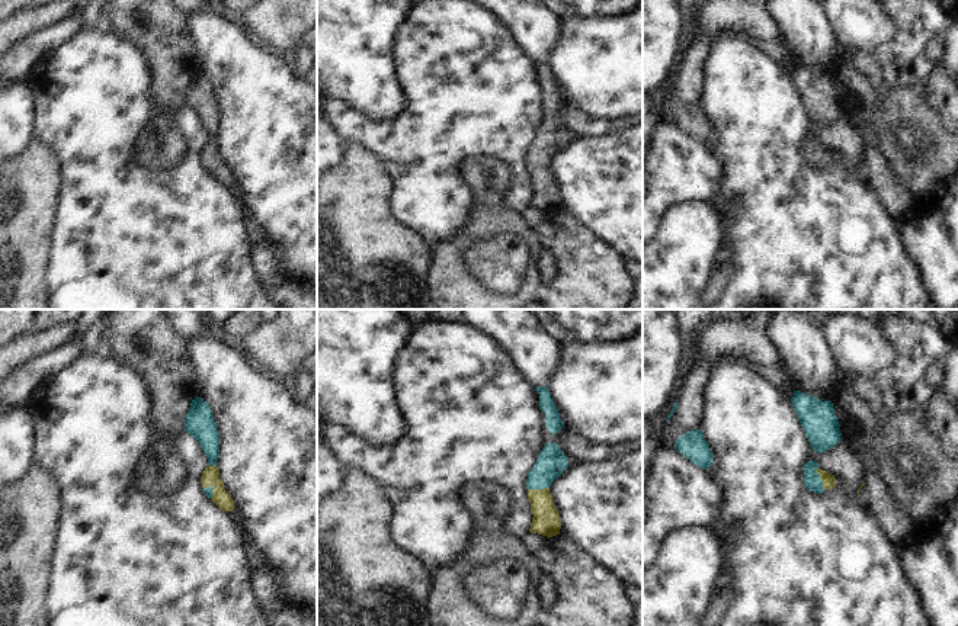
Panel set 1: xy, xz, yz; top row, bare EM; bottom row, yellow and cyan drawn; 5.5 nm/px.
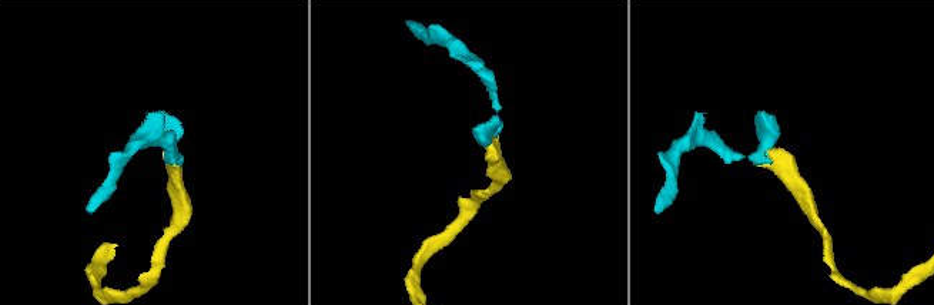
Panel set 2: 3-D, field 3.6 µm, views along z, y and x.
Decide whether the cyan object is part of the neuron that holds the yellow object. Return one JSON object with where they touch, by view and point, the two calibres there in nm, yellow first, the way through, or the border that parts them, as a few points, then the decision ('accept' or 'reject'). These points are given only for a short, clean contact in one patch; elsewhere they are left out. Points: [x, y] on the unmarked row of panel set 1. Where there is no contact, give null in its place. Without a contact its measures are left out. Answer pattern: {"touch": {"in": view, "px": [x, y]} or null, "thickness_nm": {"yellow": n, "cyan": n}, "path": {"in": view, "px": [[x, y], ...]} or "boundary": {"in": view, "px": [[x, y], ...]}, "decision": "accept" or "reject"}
{"touch": {"in": "xz", "px": [538, 164]}, "thickness_nm": {"yellow": 150, "cyan": 140}, "path": {"in": "xz", "px": [[545, 196], [538, 164], [538, 156], [542, 148]]}, "decision": "accept"}

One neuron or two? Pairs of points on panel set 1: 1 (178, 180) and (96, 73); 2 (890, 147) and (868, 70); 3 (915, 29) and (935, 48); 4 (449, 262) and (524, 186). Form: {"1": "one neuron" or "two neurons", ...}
{"1": "one neuron", "2": "one neuron", "3": "two neurons", "4": "two neurons"}

